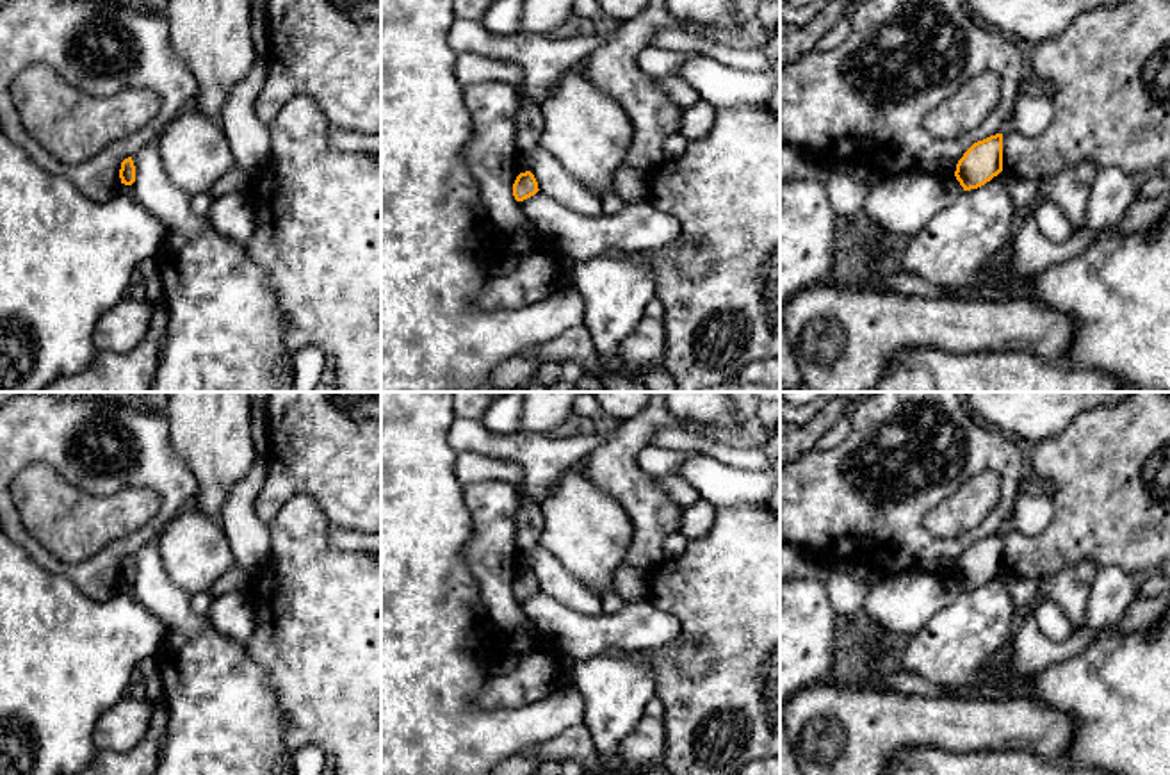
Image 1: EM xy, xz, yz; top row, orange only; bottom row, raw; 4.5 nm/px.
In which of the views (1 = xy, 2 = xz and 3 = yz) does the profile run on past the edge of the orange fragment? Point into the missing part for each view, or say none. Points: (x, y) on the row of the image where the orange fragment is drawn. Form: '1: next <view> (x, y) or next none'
1: next none
2: next none
3: next none

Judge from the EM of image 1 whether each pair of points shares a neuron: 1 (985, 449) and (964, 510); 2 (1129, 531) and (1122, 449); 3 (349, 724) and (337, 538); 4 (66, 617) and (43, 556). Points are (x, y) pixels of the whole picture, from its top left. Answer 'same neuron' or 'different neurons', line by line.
1: different neurons
2: same neuron
3: different neurons
4: different neurons

